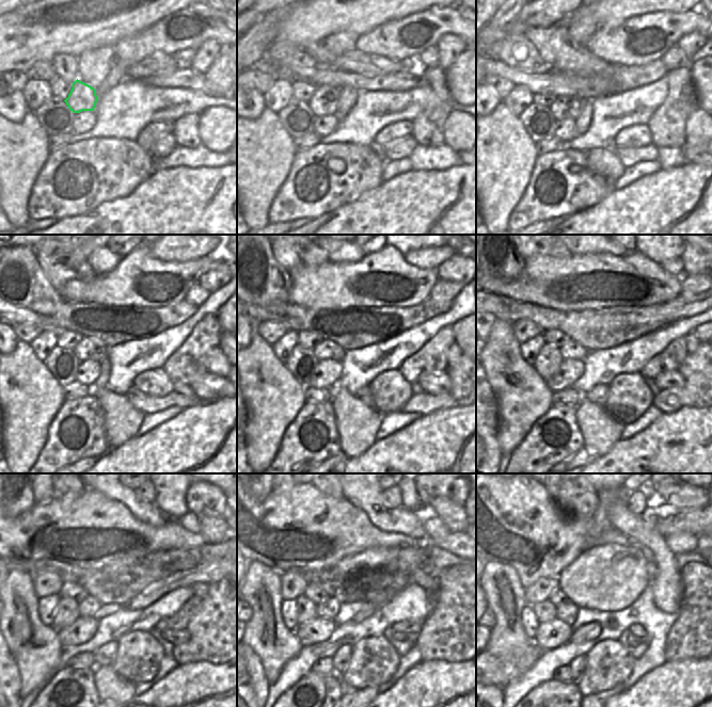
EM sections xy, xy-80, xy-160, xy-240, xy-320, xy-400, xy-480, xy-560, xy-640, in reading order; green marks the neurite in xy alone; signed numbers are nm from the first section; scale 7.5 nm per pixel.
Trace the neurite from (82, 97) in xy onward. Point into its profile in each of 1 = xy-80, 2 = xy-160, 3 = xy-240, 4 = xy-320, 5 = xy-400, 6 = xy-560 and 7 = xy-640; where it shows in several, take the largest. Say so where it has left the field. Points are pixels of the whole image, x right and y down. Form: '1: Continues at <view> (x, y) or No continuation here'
1: Continues at xy-80 (323, 101)
2: Continues at xy-160 (565, 107)
3: Continues at xy-240 (89, 349)
4: Continues at xy-320 (327, 350)
5: Continues at xy-400 (570, 351)
6: Continues at xy-560 (328, 609)
7: Continues at xy-640 (567, 613)

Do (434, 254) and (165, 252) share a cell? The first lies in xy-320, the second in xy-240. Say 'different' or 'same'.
same

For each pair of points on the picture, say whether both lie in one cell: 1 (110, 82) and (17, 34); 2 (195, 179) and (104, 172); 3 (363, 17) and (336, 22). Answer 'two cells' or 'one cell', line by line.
1: two cells
2: two cells
3: one cell

